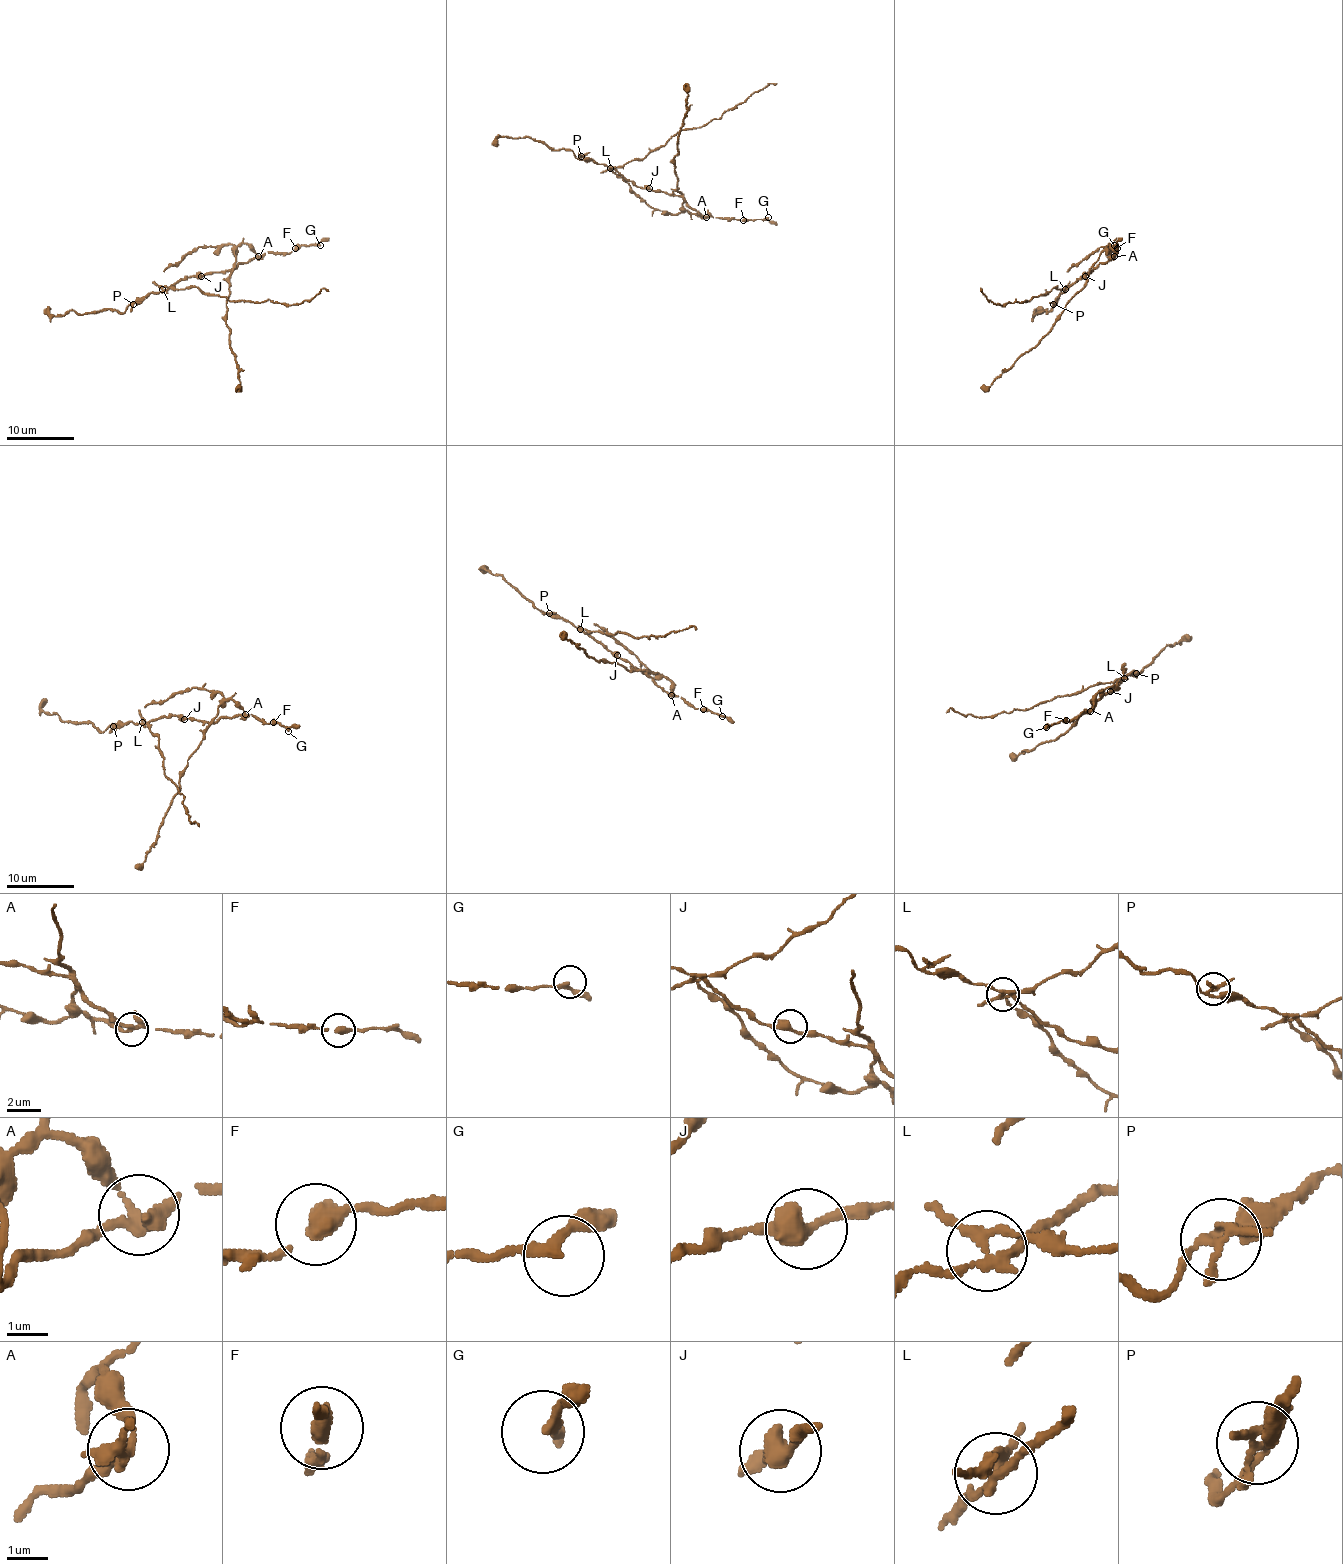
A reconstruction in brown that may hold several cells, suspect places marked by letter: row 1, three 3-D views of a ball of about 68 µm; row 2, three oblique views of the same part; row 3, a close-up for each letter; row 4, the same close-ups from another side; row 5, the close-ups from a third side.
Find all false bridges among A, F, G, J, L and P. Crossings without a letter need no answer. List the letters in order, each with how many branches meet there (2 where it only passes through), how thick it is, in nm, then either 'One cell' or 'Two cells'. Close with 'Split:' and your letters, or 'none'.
A: Branches: 2. Thickness 340 nm. Two cells
F: Branches: 2. Thickness 360 nm. One cell
G: Branches: 2. Thickness 220 nm. One cell
J: Branches: 2. Thickness 420 nm. One cell
L: Branches: 4. Thickness 220 nm. Two cells
P: Branches: 4. Thickness 200 nm. One cell
Split: A, L

